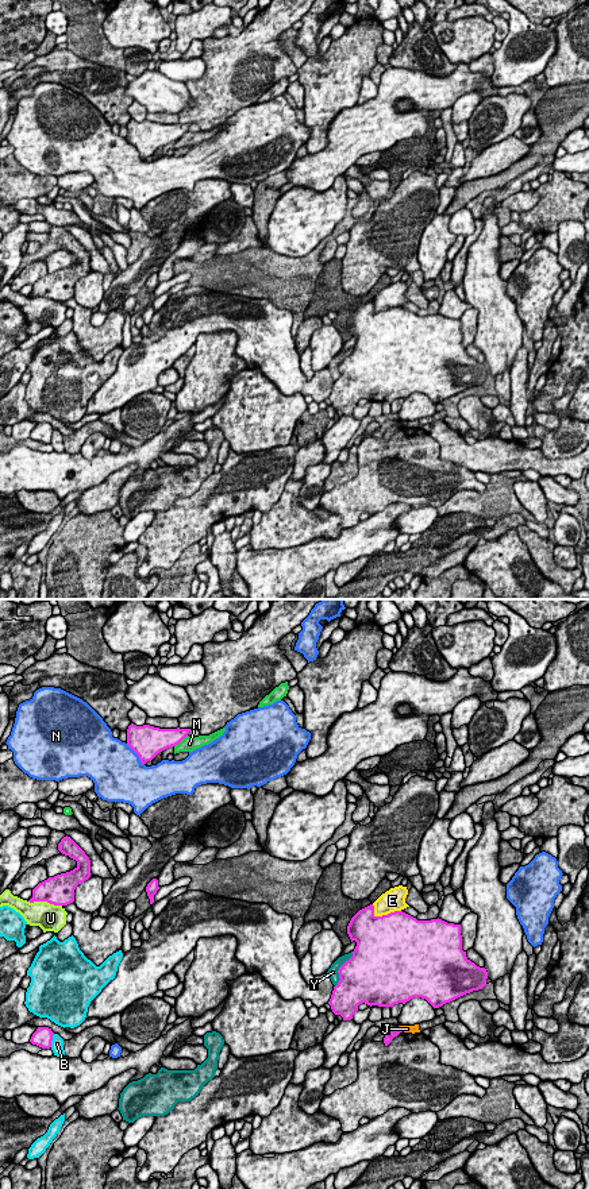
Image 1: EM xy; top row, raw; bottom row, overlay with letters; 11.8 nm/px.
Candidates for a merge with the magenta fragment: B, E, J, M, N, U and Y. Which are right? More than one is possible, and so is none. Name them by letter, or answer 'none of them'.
none of them

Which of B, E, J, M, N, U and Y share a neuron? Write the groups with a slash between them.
B / E / J / M / N / U / Y

